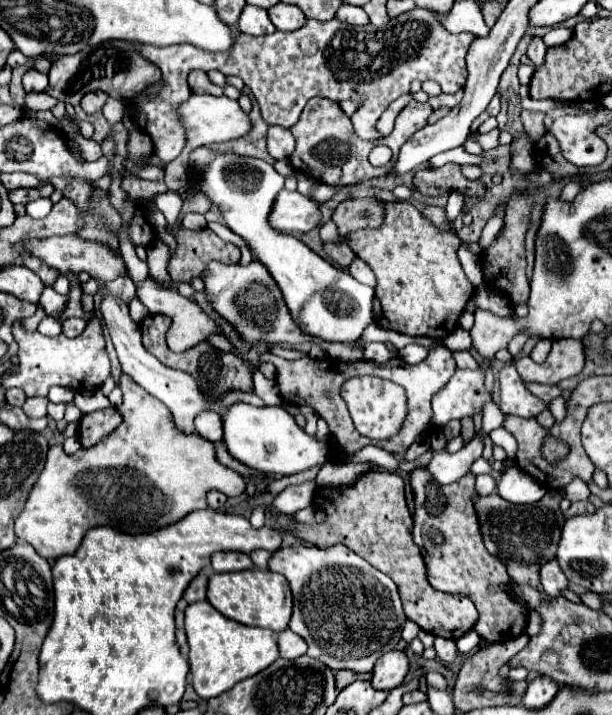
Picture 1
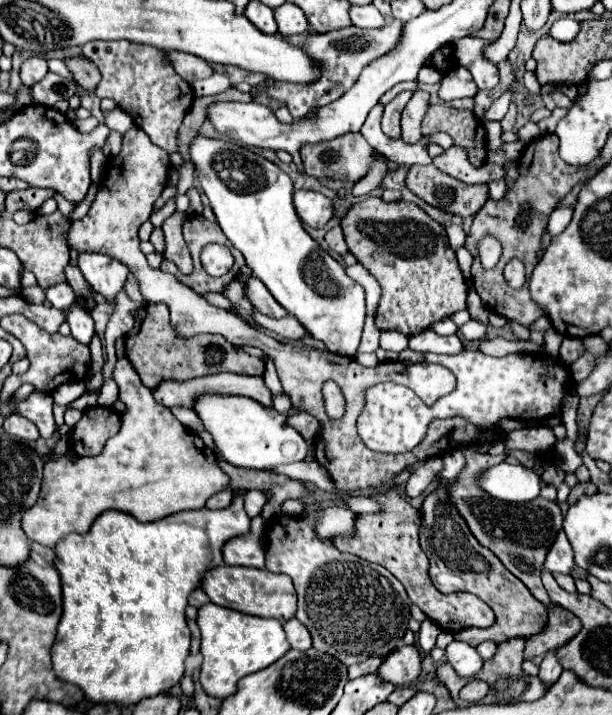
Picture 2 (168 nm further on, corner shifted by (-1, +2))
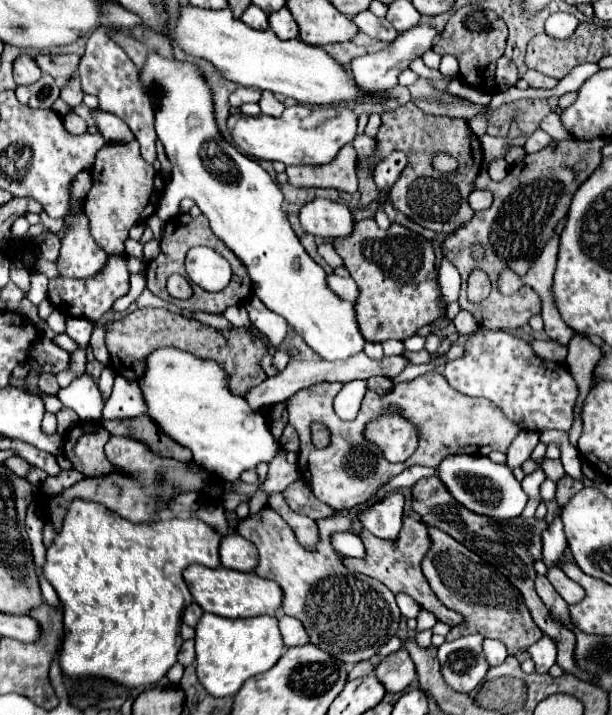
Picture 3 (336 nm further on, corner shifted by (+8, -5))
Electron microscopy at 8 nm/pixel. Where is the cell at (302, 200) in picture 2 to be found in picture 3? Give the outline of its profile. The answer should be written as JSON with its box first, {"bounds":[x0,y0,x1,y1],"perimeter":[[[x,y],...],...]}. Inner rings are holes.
{"bounds":[299,198,355,240],"perimeter":[[[315,198],[313,202],[307,202],[299,212],[299,220],[305,232],[327,240],[347,238],[355,228],[355,220],[349,208],[343,202],[333,202],[325,198]]]}

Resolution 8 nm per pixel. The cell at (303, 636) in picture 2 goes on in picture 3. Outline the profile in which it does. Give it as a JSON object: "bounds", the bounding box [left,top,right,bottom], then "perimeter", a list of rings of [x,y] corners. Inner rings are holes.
{"bounds":[279,616,309,646],"perimeter":[[[283,616],[279,620],[279,628],[281,628],[281,634],[283,634],[283,640],[285,640],[285,646],[303,646],[309,642],[309,636],[303,628],[303,624],[297,620],[297,618],[289,618],[289,616]]]}

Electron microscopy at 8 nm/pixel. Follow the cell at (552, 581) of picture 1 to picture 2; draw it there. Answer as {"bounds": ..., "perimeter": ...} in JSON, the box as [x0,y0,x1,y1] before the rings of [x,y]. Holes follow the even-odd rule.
{"bounds":[544,531,574,573],"perimeter":[[[560,531],[560,535],[556,537],[546,561],[544,561],[544,569],[550,573],[570,573],[574,567],[572,561],[572,547],[568,545],[568,539],[564,537],[564,531]]]}

